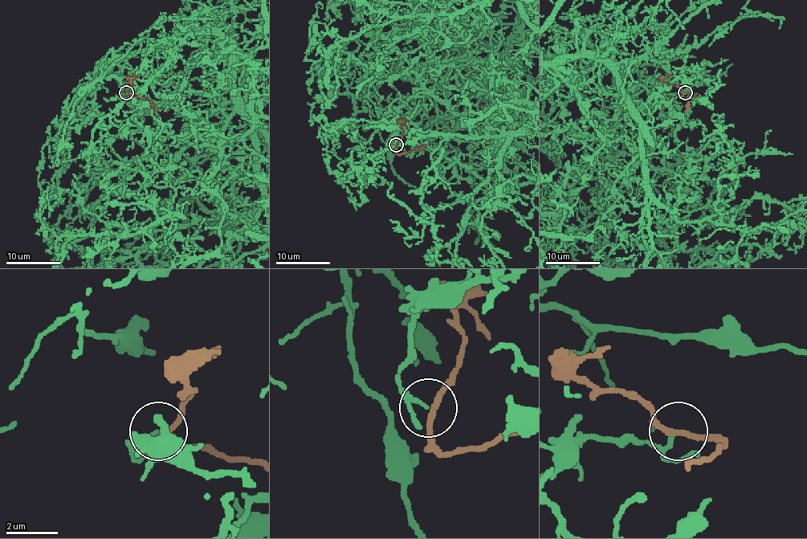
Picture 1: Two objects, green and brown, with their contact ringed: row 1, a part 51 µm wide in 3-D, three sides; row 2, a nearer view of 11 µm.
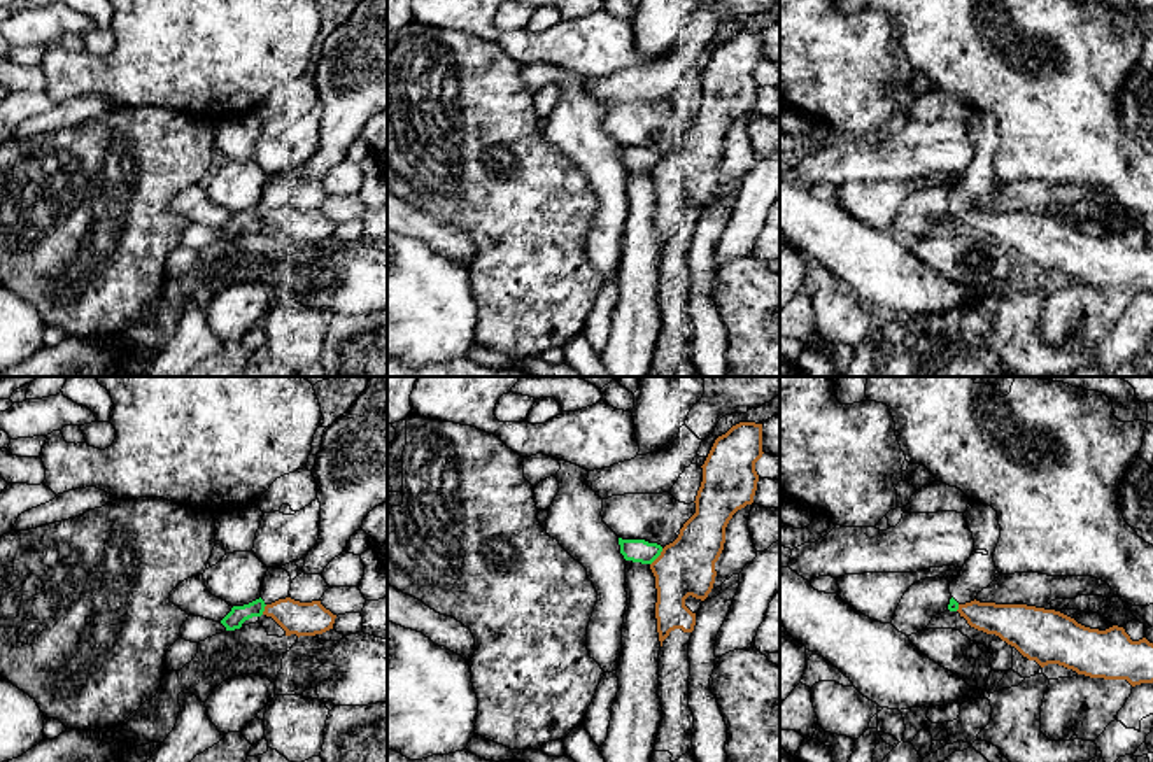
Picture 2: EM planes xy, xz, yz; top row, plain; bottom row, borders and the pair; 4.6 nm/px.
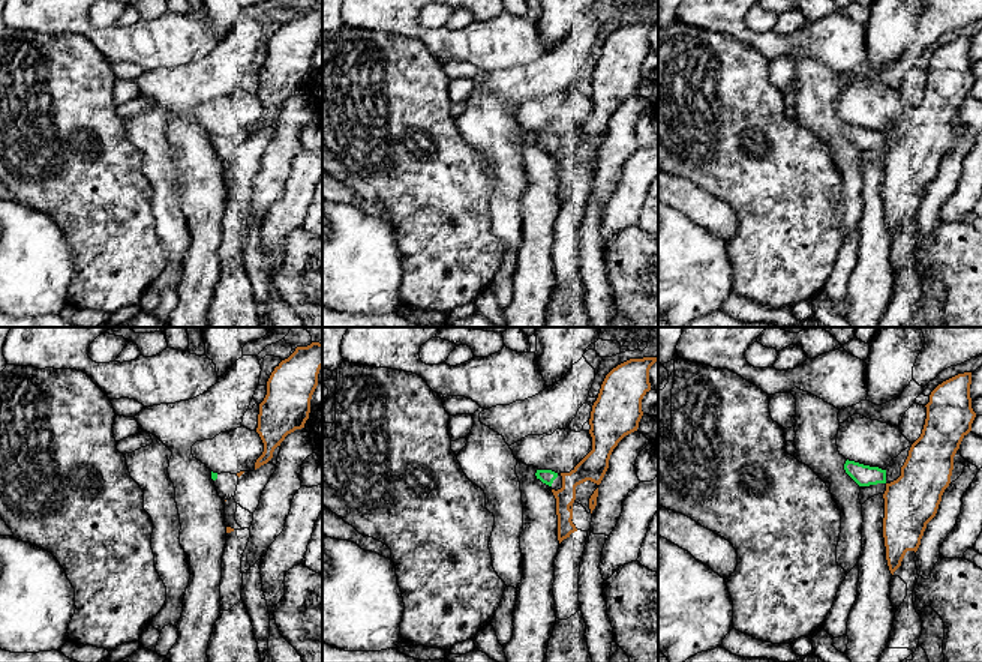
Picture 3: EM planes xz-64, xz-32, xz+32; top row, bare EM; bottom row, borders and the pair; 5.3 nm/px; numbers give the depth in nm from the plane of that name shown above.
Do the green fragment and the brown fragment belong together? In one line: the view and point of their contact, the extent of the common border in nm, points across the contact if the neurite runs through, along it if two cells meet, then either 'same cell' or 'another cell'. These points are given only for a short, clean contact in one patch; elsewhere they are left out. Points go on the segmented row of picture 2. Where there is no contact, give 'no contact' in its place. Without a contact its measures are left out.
meets green in xz at (657, 556); contact 100 nm long; another cell

